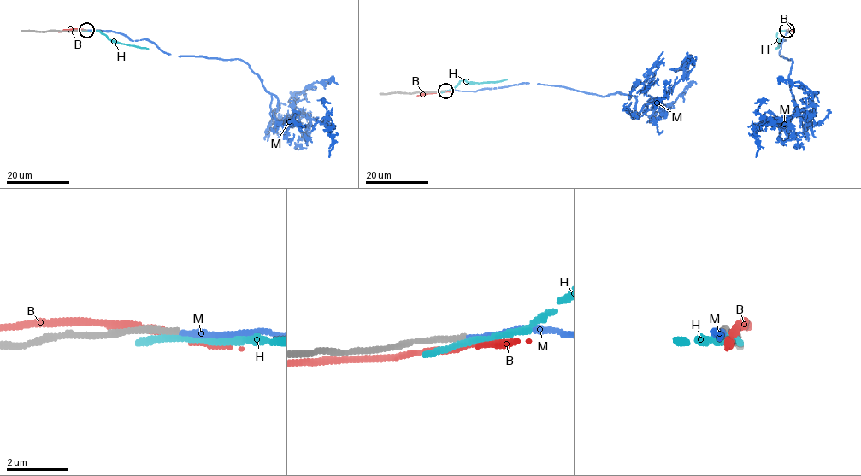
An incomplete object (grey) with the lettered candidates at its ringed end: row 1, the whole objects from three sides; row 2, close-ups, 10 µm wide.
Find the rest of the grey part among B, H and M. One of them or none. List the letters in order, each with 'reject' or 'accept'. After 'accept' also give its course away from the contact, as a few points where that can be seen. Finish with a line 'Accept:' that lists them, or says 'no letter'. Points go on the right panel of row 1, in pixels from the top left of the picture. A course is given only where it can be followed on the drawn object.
B: reject
H: reject
M: accept; it runs (787, 30), (780, 54), (792, 61), (793, 102), (812, 118), (797, 114), (765, 121), (756, 129), (756, 157)
Accept: M

